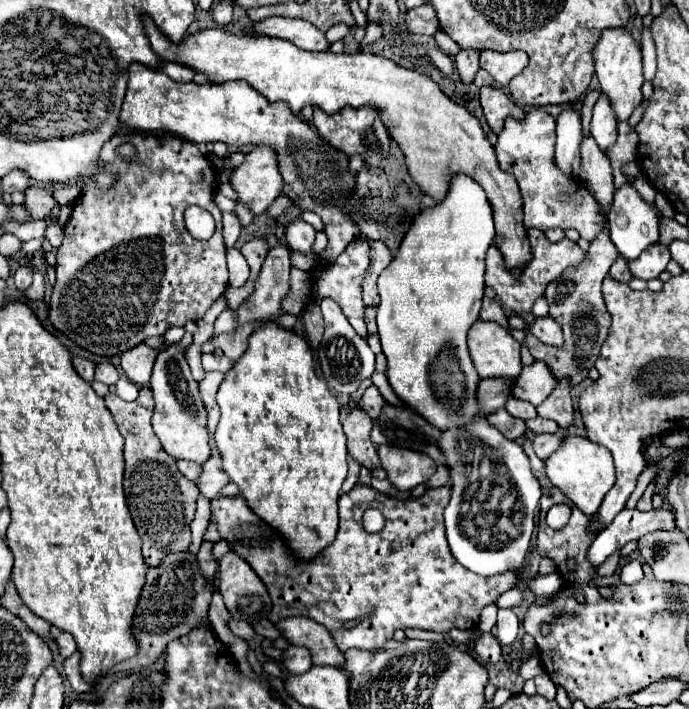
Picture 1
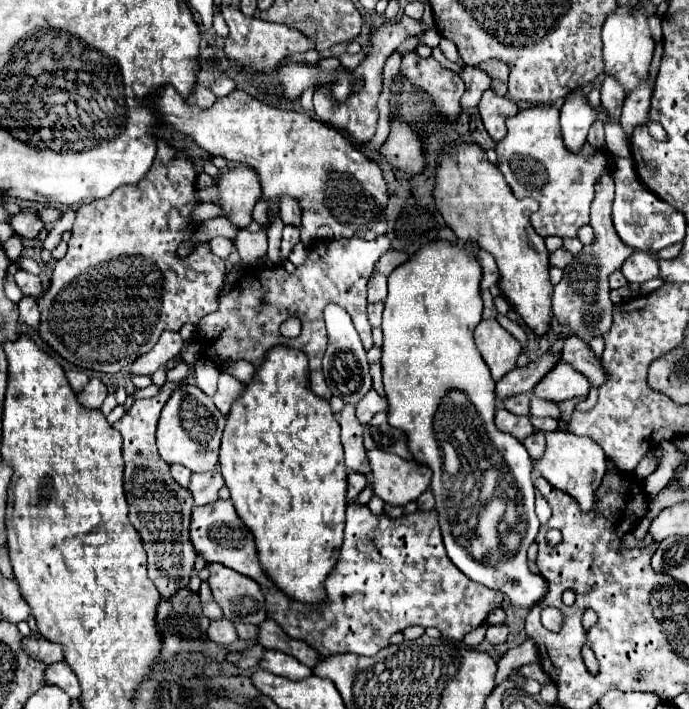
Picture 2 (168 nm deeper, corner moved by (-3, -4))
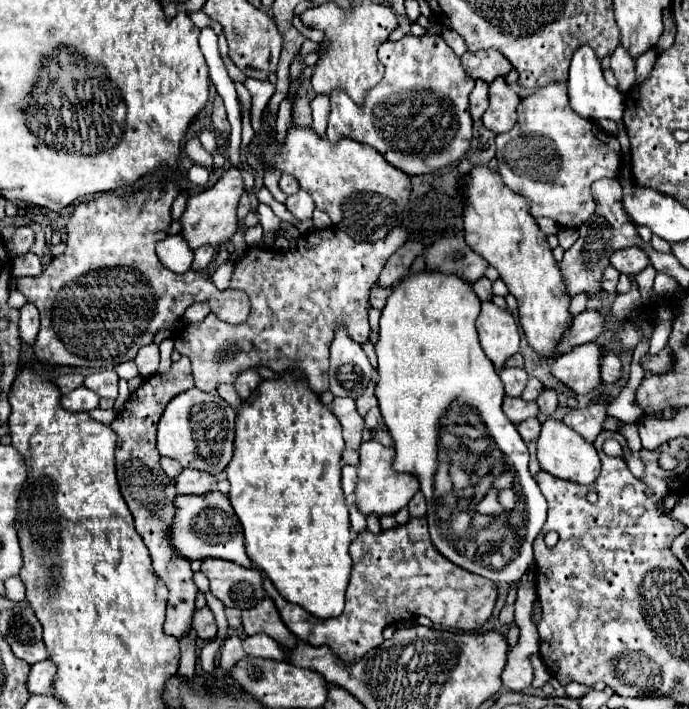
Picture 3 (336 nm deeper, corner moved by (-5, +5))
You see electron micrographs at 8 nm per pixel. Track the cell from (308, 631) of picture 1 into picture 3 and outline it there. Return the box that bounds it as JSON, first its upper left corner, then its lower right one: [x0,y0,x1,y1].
[242,598,298,648]

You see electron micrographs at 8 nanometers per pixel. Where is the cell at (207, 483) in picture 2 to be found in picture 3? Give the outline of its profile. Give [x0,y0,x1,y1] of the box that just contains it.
[174,470,216,494]

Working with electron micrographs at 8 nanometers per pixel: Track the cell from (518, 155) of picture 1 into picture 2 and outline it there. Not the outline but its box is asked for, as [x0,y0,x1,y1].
[496,105,608,237]

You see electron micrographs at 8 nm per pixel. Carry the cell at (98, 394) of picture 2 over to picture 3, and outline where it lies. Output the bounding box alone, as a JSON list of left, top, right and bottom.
[60,386,100,412]

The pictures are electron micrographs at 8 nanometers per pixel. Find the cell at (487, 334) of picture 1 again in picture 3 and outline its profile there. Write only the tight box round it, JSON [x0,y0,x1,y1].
[476,302,520,370]

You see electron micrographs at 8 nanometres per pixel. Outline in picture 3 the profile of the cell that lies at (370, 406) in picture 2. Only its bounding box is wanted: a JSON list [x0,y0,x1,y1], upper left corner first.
[356,380,378,416]

